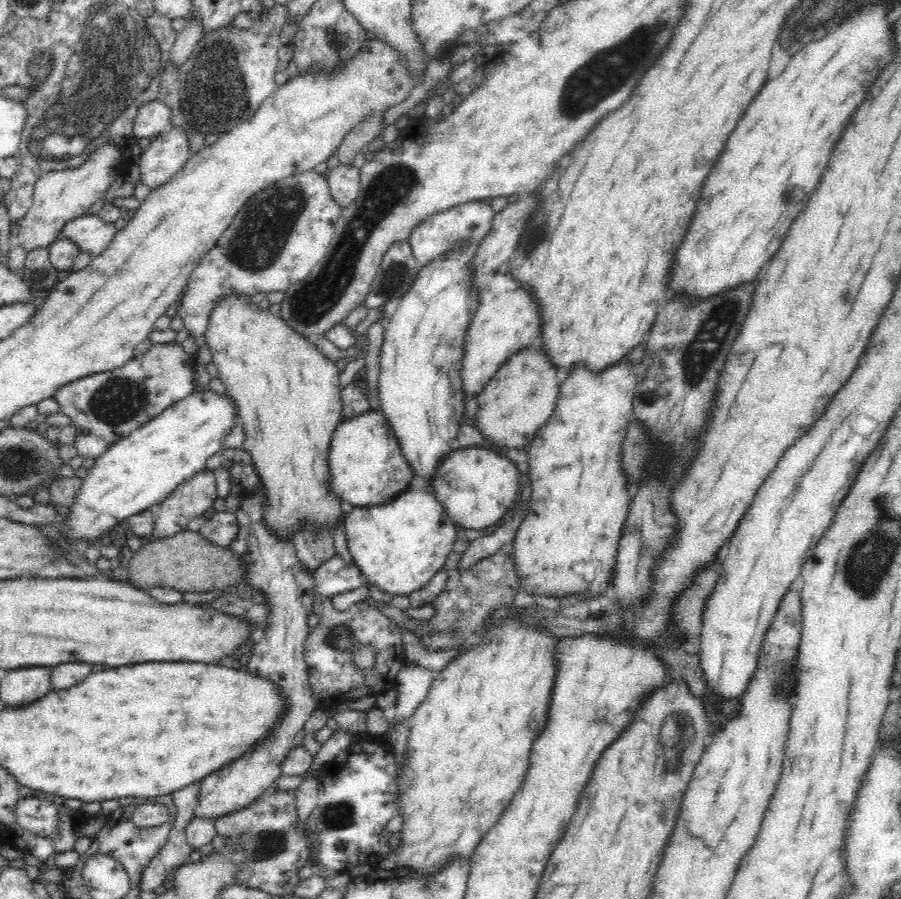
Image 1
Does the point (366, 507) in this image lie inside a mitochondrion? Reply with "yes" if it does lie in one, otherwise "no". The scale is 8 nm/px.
no

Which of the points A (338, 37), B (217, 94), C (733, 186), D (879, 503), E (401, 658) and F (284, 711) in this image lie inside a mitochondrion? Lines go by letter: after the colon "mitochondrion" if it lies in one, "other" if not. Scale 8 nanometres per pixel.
A: mitochondrion
B: mitochondrion
C: mitochondrion
D: mitochondrion
E: other
F: other

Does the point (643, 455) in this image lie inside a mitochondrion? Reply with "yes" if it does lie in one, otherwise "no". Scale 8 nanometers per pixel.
yes

